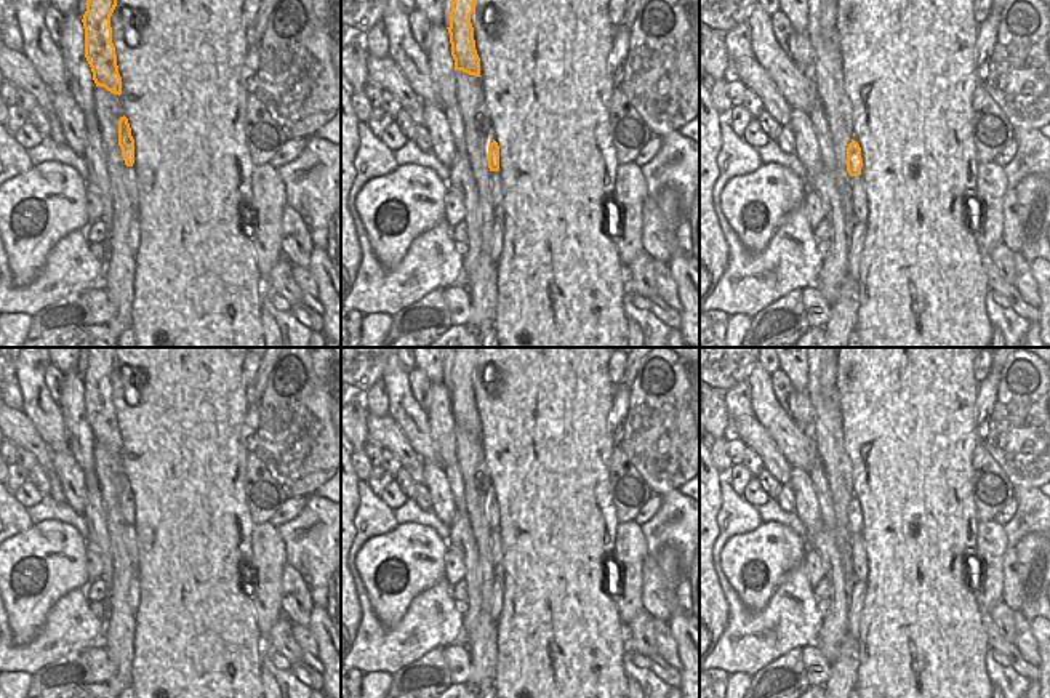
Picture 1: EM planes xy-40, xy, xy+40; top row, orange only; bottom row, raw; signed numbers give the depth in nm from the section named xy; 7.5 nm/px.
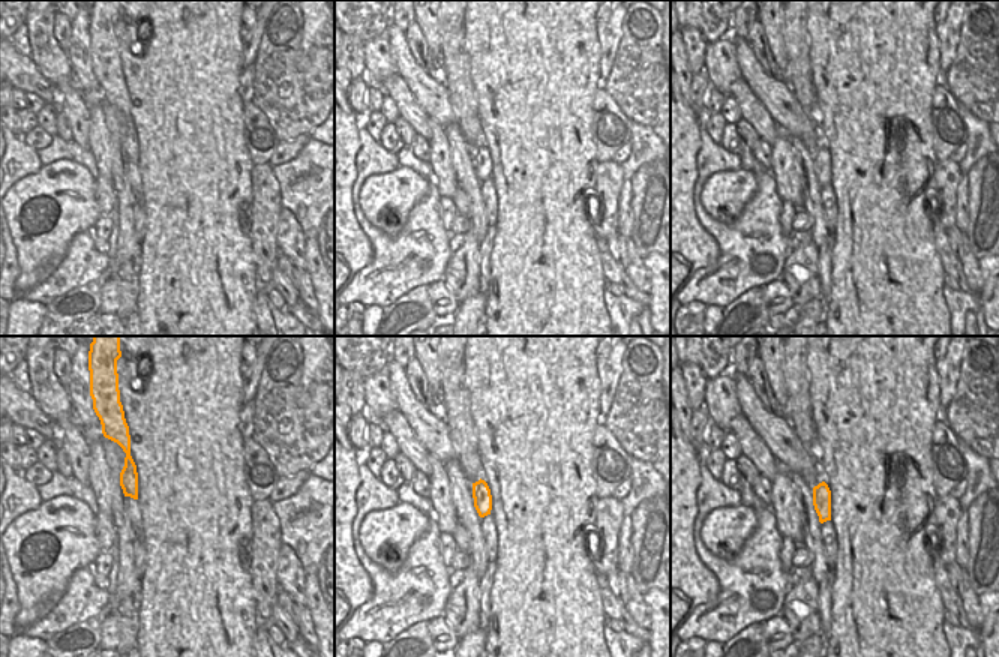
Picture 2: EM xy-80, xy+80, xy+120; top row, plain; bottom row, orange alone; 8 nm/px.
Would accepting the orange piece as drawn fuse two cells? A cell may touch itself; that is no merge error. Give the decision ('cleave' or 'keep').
keep

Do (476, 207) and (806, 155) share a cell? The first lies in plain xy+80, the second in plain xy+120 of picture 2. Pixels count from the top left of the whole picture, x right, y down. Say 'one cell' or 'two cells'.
one cell

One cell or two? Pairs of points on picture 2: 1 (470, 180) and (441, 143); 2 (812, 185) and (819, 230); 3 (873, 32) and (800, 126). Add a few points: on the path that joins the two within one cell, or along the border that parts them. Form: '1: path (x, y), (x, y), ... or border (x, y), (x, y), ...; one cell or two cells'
1: border (443, 126), (455, 180), (459, 186); two cells
2: path (812, 195), (812, 204), (819, 219); one cell
3: border (816, 122), (824, 144); two cells

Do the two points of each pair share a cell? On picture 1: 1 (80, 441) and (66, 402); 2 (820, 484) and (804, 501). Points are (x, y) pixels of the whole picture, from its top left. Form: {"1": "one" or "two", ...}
{"1": "one", "2": "two"}

